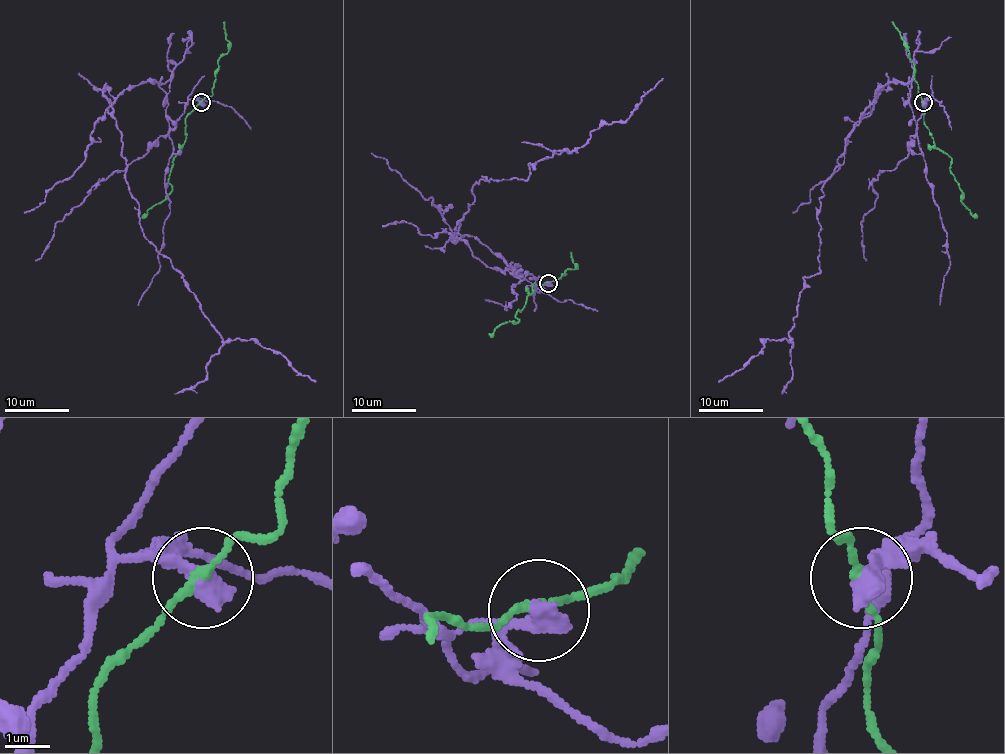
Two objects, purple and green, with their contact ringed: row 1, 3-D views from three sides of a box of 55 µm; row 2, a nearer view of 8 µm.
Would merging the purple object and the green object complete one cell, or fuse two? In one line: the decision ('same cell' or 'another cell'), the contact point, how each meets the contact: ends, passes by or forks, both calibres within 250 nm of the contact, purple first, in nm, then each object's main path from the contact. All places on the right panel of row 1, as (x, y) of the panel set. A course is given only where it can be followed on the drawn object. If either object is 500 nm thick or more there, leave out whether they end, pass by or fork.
another cell; place (923, 102); calibres 500 and 160 nm; course purple (923, 102), (917, 128), (905, 84), (876, 89), (822, 193), (819, 271), (791, 339), (767, 339), (718, 382); course green (921, 102), (925, 109), (923, 119), (933, 143), (951, 159), (954, 180), (964, 205), (975, 218)

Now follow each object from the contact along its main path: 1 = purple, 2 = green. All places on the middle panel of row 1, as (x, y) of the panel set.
1: (547, 283), (518, 277), (463, 234), (473, 187), (486, 177), (526, 179), (531, 164), (625, 121), (663, 78)
2: (547, 281), (541, 285), (533, 283), (531, 293), (515, 314), (518, 320), (500, 324), (489, 335)

